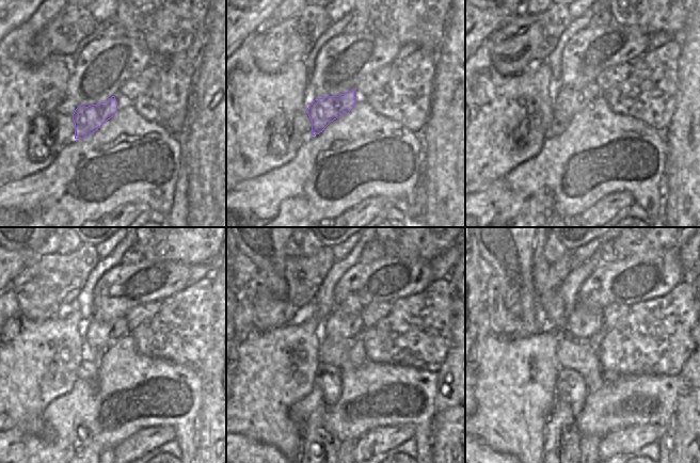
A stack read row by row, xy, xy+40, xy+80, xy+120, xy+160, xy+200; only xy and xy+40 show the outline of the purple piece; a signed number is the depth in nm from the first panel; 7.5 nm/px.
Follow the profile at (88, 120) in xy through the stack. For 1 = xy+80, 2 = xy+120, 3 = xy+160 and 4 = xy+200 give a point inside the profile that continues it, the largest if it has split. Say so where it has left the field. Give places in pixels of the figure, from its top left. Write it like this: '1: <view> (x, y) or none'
1: xy+80 (569, 102)
2: xy+120 (97, 336)
3: xy+160 (338, 325)
4: xy+200 (584, 321)

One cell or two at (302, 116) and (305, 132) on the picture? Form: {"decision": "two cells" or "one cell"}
{"decision": "one cell"}

